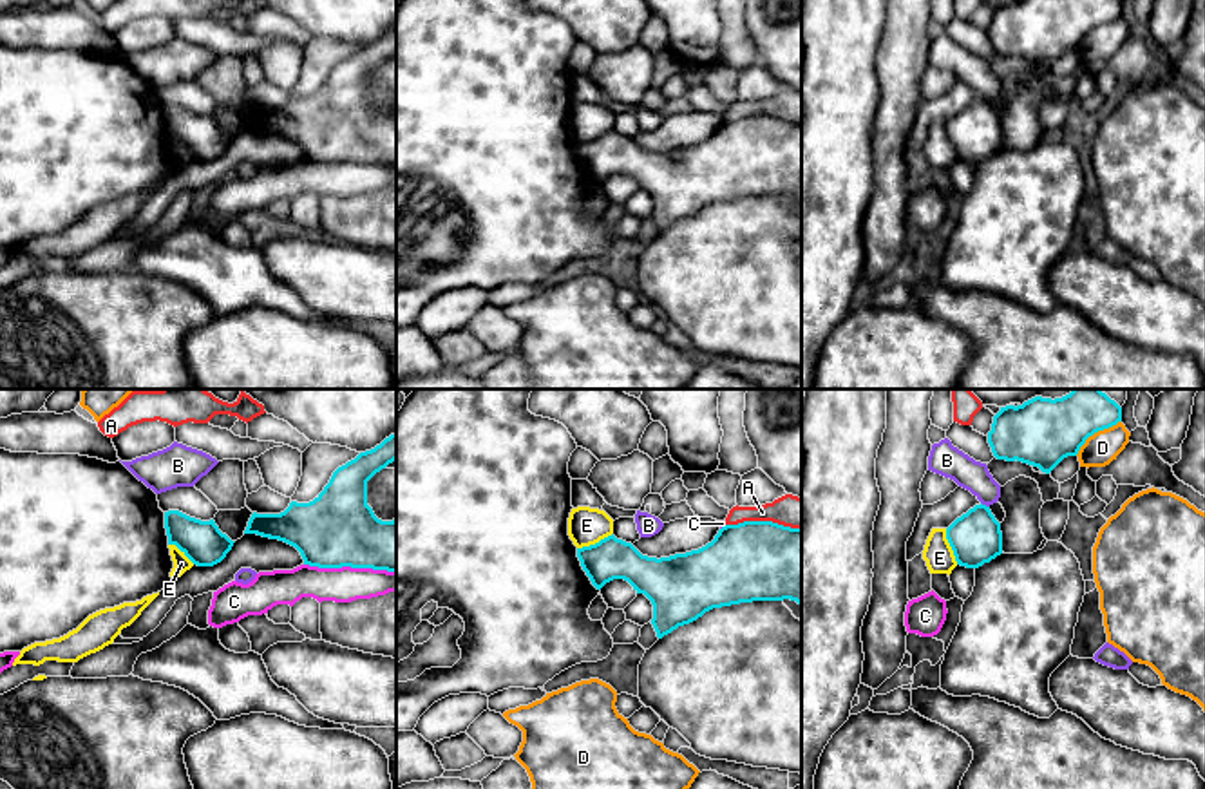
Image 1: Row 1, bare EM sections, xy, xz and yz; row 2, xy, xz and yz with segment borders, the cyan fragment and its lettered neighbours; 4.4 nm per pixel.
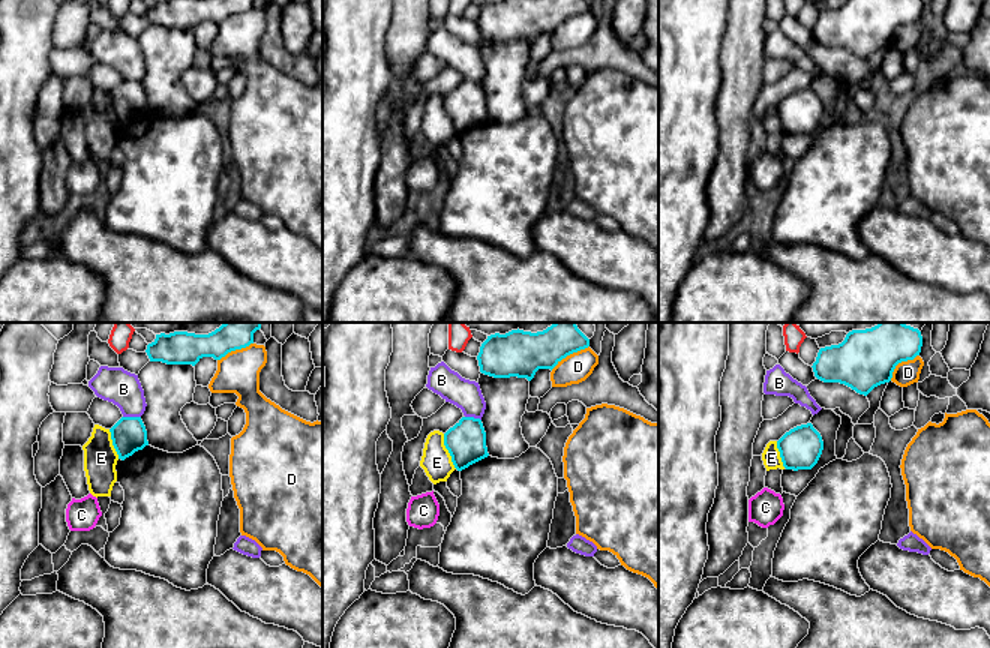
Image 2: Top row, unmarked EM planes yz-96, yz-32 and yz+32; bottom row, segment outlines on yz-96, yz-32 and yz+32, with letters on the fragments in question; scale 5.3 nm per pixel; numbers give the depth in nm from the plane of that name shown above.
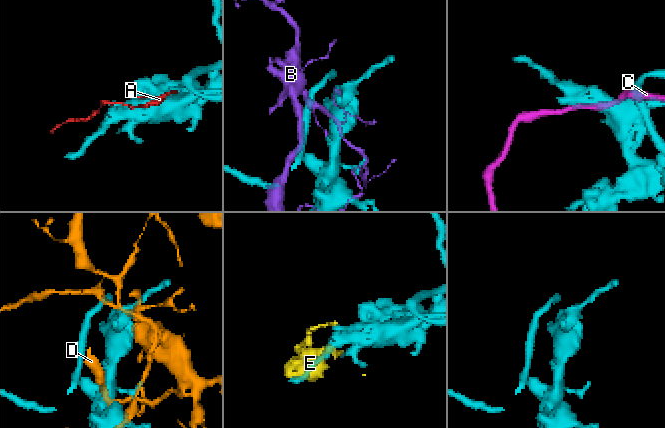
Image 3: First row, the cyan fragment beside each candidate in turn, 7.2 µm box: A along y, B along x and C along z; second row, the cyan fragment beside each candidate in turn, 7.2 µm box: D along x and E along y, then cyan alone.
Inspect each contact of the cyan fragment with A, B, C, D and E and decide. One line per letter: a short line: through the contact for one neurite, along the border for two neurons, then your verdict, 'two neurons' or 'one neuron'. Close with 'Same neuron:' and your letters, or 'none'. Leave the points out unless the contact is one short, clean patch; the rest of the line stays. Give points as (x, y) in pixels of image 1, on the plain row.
A: two neurons
B: two neurons
C: two neurons
D: two neurons
E: xz (612, 127), (578, 143) | two neurons
Same neuron: none

